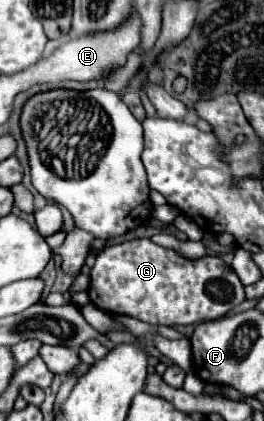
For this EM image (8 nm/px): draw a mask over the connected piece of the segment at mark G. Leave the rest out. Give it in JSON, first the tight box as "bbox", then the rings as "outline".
{"bbox":[89,238,245,326],"outline":[[[137,238],[137,240],[127,240],[121,244],[107,246],[97,254],[97,262],[91,268],[89,298],[97,308],[109,314],[125,314],[149,324],[173,326],[173,324],[205,322],[225,316],[229,310],[233,310],[245,300],[245,286],[239,282],[237,274],[233,274],[233,268],[227,266],[219,256],[205,254],[203,258],[191,260],[181,256],[173,248],[157,246],[147,238]]]}

